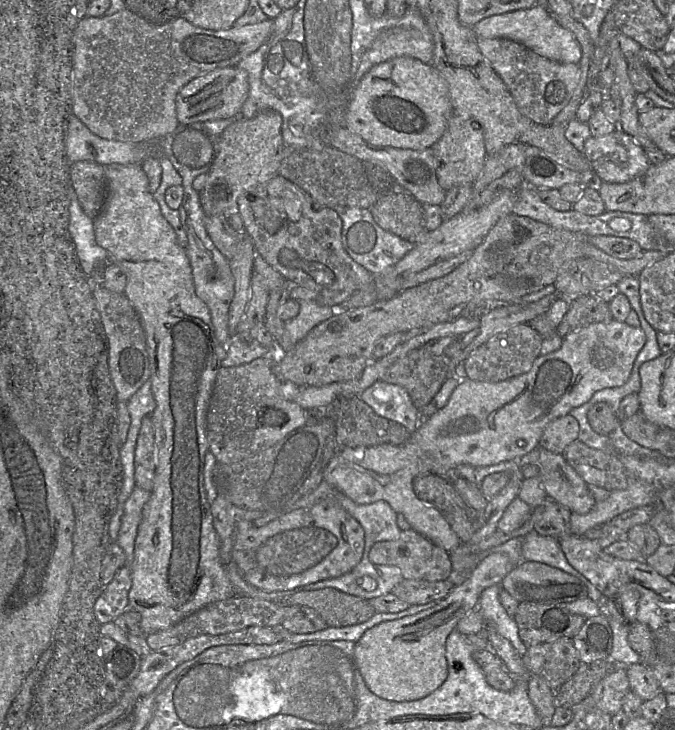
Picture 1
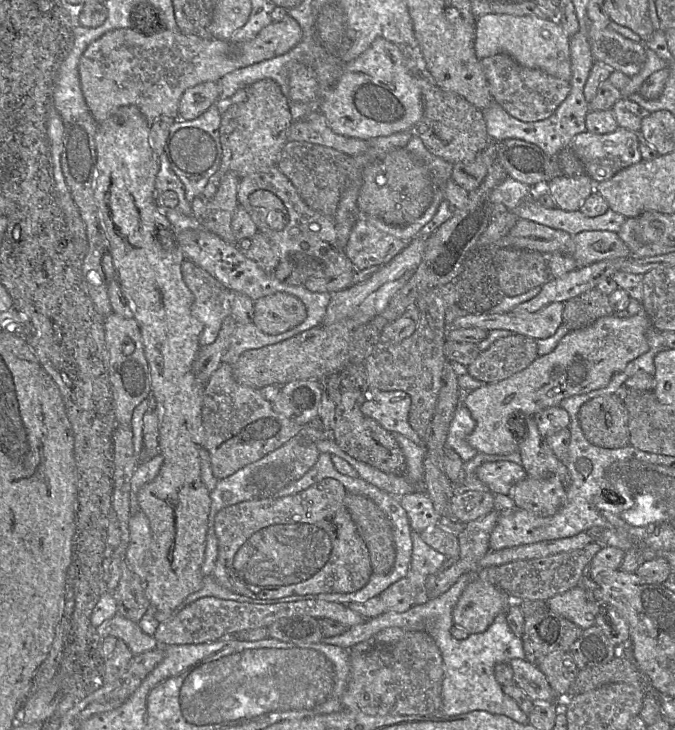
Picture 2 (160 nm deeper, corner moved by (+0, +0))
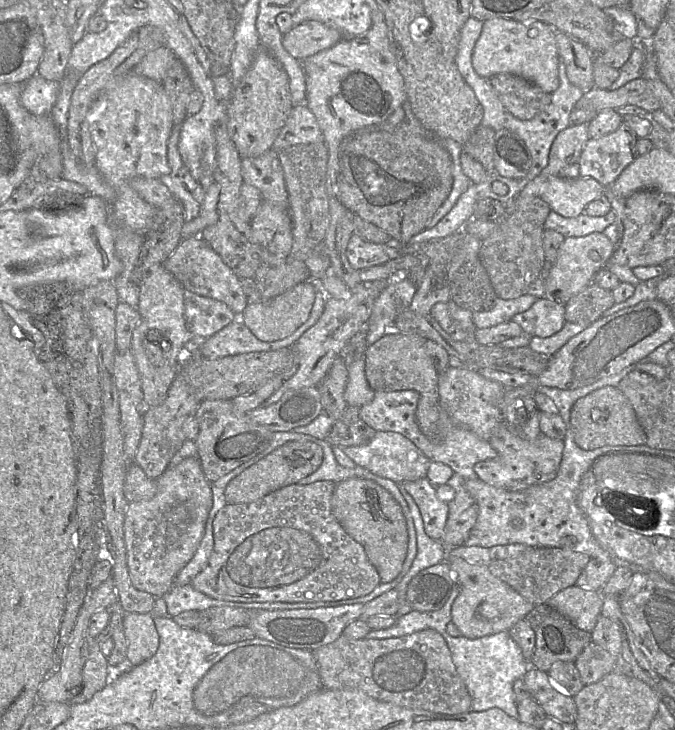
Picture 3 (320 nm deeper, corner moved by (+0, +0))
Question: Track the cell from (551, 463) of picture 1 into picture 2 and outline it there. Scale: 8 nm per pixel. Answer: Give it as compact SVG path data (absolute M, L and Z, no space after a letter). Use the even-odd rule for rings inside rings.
M515 414L509 419L508 426L511 431L517 431L516 437L523 434L518 444L518 452L527 476L541 480L557 477L566 491L570 484L569 471L540 435L534 417L523 418L523 415Z

